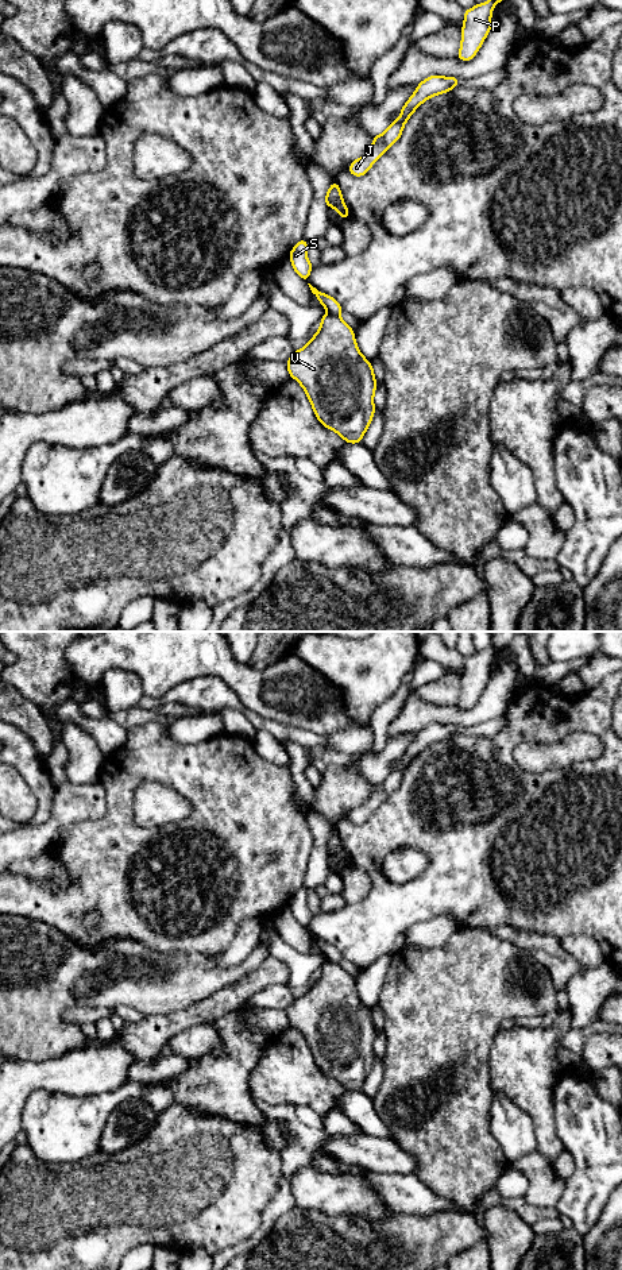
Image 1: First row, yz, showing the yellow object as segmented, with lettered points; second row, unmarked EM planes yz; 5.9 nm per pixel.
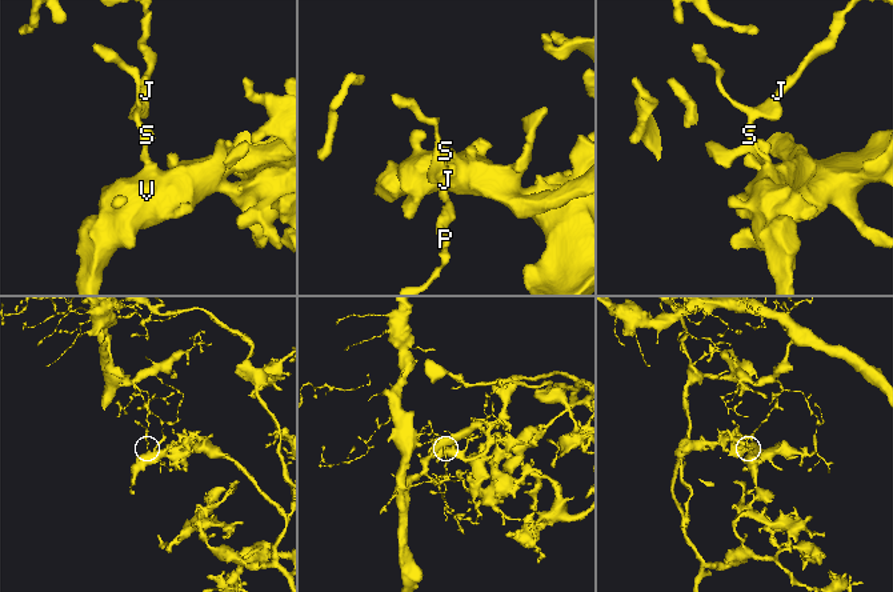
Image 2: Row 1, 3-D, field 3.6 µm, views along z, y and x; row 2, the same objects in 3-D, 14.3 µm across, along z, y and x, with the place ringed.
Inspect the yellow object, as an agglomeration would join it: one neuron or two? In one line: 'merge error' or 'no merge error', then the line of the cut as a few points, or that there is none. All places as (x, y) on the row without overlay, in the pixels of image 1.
merge error | yz (329, 960), (339, 964)

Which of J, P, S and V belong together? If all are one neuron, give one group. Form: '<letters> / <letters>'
J P S / V

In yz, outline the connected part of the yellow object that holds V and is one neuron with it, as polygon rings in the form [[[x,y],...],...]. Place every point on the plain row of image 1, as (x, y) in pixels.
[[[327,961],[320,969],[317,981],[286,1010],[289,1023],[305,1038],[318,1069],[345,1090],[358,1092],[375,1061],[376,1028],[372,1012],[360,1001],[355,980],[339,962]]]

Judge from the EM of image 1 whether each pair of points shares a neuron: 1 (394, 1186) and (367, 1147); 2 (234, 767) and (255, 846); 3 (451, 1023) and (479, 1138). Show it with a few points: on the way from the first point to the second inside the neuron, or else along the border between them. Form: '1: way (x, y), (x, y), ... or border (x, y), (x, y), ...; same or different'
1: border (354, 1165), (374, 1172), (412, 1173); different
2: way (234, 787), (244, 807), (246, 826); same
3: way (451, 1052), (458, 1062), (462, 1110); same

